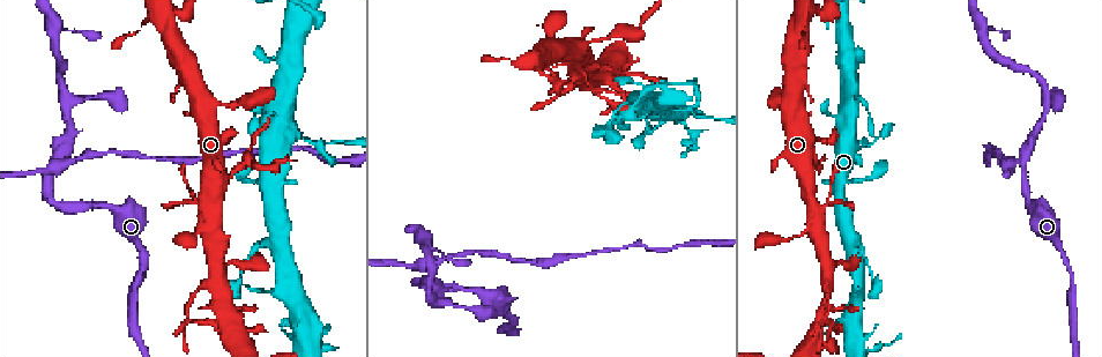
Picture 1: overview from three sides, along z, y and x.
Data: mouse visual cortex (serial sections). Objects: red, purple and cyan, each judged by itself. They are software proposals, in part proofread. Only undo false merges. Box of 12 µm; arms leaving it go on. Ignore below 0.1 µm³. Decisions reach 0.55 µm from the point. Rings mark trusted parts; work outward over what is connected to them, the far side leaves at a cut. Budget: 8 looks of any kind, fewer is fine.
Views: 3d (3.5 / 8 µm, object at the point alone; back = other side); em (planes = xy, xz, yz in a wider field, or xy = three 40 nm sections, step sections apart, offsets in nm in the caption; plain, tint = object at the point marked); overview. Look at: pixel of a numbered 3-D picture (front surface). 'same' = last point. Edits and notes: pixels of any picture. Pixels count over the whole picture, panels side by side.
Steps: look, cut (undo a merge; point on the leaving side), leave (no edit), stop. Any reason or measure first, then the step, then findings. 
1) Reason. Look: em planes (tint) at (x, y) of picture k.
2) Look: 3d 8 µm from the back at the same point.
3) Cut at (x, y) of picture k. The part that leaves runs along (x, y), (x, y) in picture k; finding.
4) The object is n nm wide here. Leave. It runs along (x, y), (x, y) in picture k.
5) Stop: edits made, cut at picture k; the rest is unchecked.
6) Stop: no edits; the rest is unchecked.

Sharp bend. Look: 3d 3.5 µm from the back at (219, 179) of picture 1.

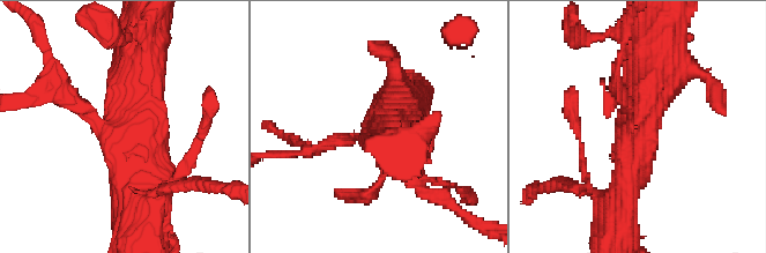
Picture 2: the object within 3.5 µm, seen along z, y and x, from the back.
Look: em xy step 5 (tint) at (117, 129) of picture 2.

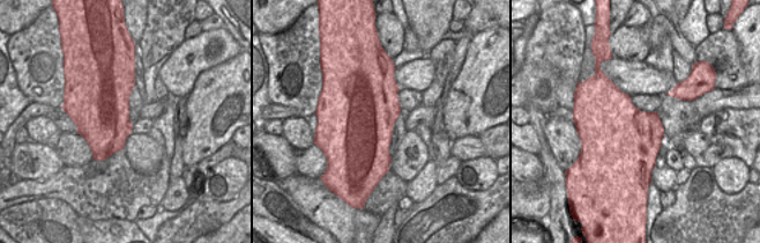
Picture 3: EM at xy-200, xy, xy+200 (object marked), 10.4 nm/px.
3 arms meet here; the arms are 200, 450, 600 nm wide. Cut at (72, 92) of picture 2. The part that leaves runs along (98, 123), (62, 91), (23, 102) in picture 2; two cells meet here.

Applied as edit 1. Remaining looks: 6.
Look: overview.

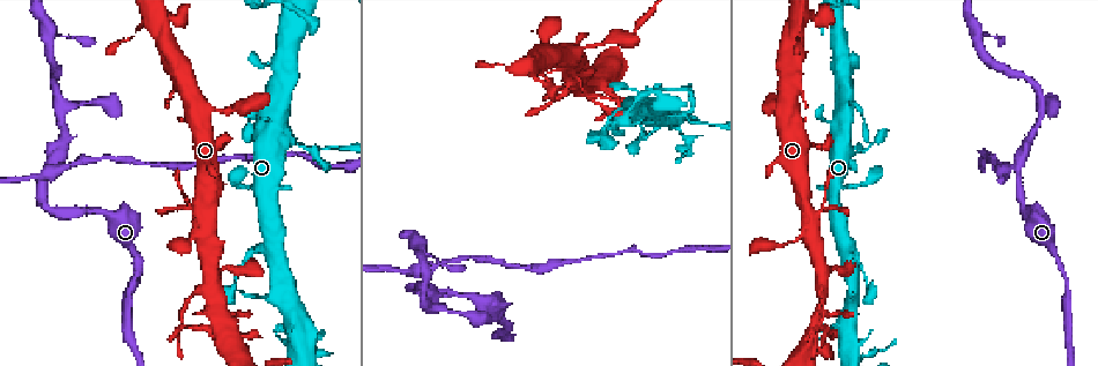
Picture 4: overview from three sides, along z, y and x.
Sudden change in width. Look: 3d 3.5 µm at (281, 142) of picture 4.

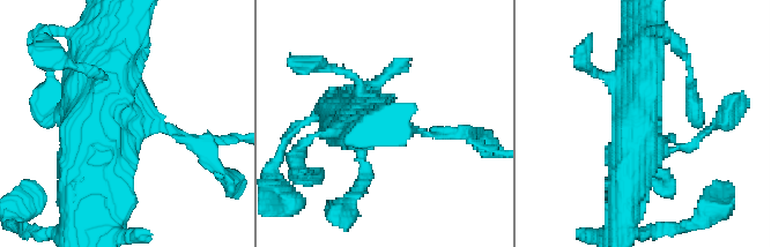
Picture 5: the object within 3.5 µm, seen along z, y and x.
Now the EM. Look: em xy step 2 (tint) at (128, 127) of picture 5.

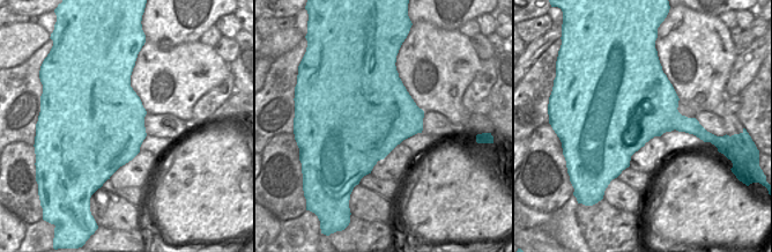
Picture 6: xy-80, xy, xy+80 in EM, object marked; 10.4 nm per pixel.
Cut it another way. Look: em xy step 3 (tint) at the same point.

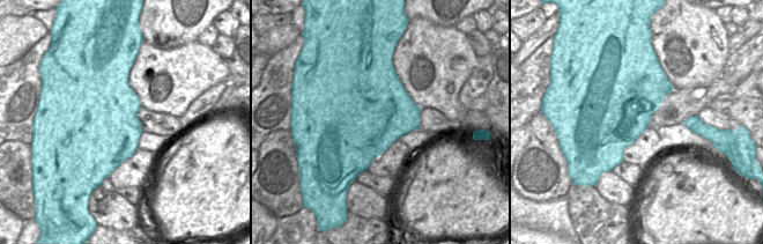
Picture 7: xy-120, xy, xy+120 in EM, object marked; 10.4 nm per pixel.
Leave. It runs along (79, 186), (96, 133), (157, 126), (202, 141) in picture 5; all the same cell.

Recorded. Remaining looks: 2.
Look: 3d 8 µm at (1016, 167) of picture 4.

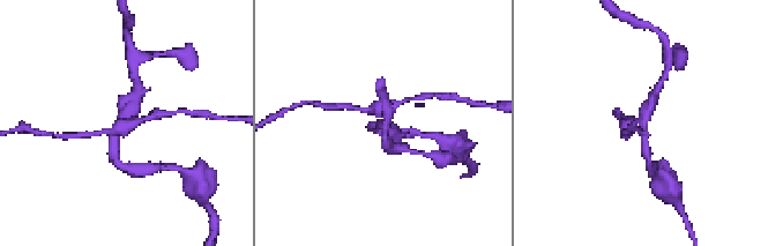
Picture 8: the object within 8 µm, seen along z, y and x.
4 arms meet here; the arms are 200, 300, 300, 350 nm wide. Look: em planes (tint) at (642, 119) of picture 8.

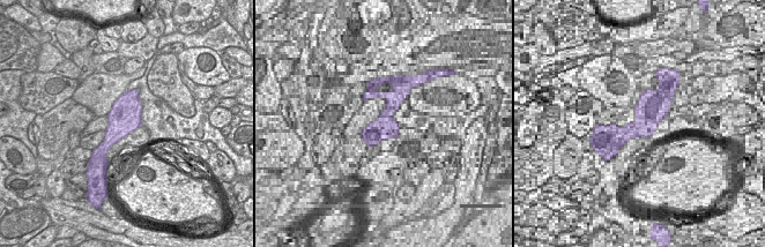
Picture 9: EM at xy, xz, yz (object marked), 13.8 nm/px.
Cut at (131, 125) of picture 8. The part that leaves runs along (128, 120), (133, 124), (164, 114) in picture 8; two cells meet here.

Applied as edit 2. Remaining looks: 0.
Stop: edits made, cut at picture 2, cut at picture 8; the rest is unchecked.

